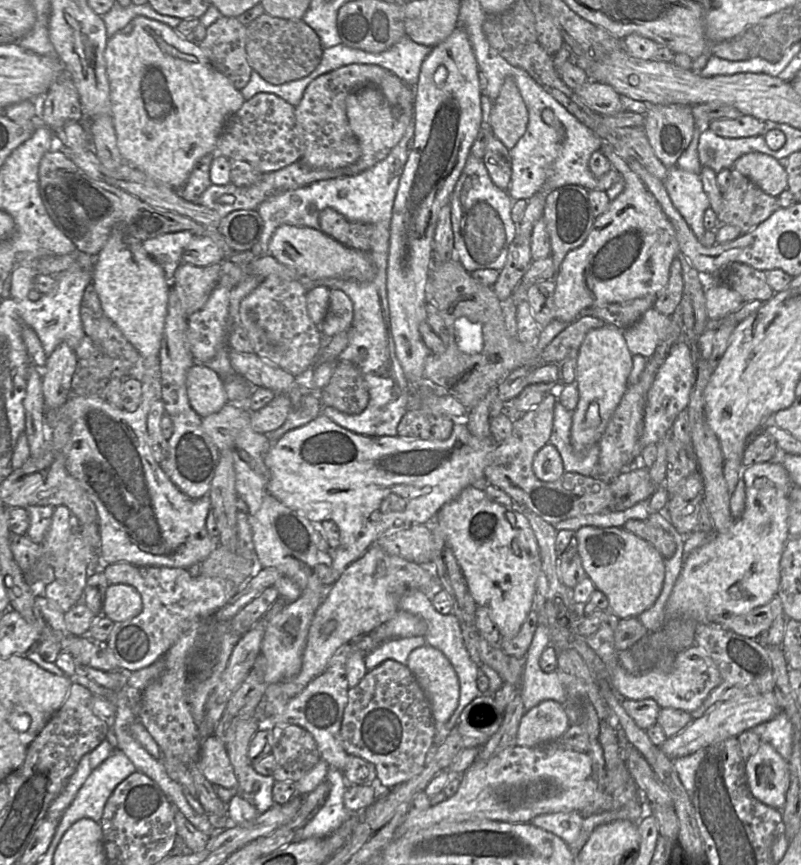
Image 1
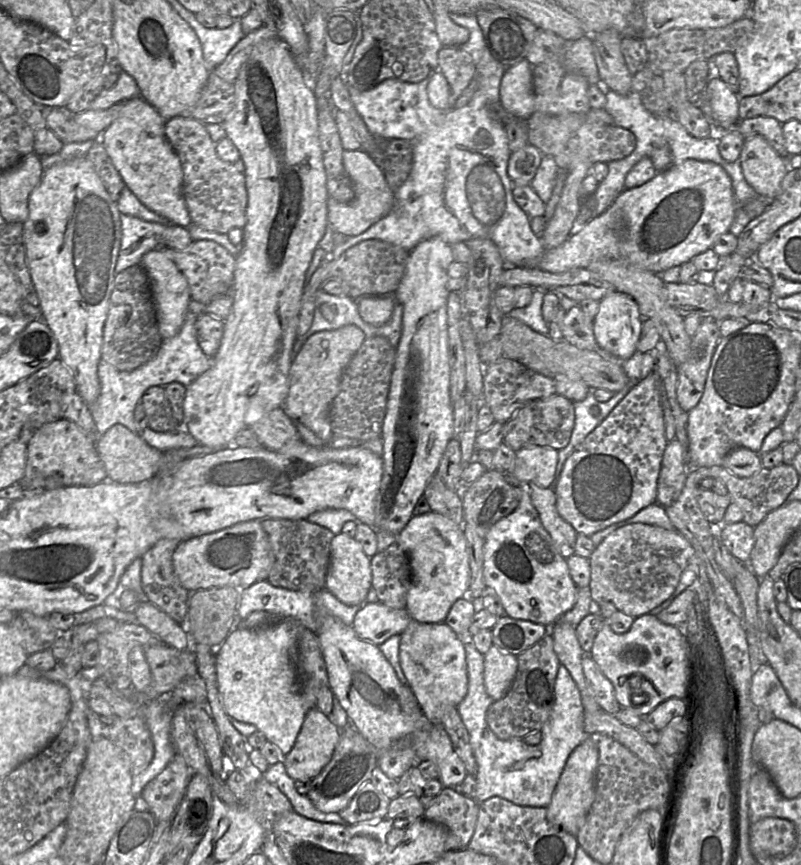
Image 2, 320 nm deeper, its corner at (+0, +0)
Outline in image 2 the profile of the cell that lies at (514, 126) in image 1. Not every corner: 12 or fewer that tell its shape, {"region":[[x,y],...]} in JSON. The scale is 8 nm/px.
{"region":[[528,143],[511,152],[507,172],[517,185],[530,185],[542,154]]}

